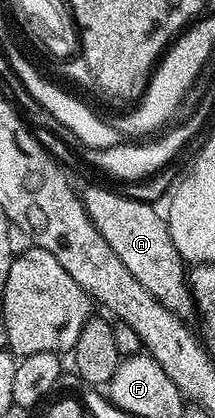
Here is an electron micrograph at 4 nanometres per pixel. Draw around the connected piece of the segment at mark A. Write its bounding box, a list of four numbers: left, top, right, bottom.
[81,186,195,320]

